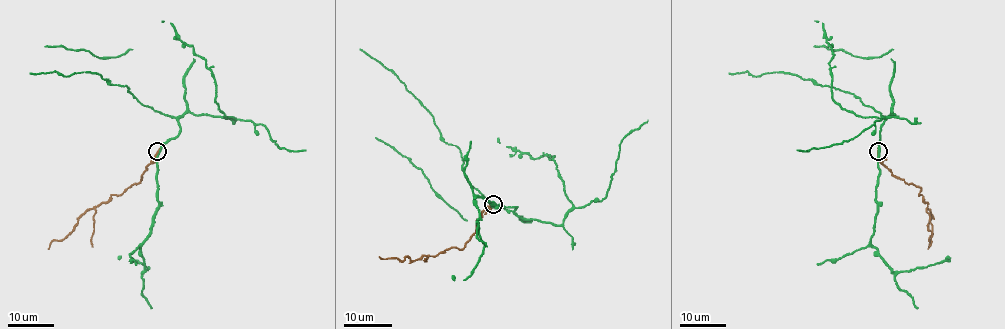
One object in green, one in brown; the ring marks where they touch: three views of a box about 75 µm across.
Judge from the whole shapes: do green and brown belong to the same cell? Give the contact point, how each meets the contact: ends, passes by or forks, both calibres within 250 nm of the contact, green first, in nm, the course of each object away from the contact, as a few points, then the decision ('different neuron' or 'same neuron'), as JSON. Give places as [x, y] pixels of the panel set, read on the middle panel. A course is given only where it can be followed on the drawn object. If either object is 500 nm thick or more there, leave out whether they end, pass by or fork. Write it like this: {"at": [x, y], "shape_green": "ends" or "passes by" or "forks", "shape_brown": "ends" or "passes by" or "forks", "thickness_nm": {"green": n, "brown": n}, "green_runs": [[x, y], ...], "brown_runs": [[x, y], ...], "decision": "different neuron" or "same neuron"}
{"at": [493, 204], "shape_green": "passes by", "shape_brown": "ends", "thickness_nm": {"green": 360, "brown": 320}, "green_runs": [[493, 205], [516, 208], [496, 207], [469, 184], [456, 146], [445, 142], [432, 115], [389, 69], [359, 49]], "brown_runs": [[493, 205], [477, 221], [477, 231], [461, 249], [448, 248], [435, 256], [423, 255], [415, 260], [378, 256]], "decision": "different neuron"}

